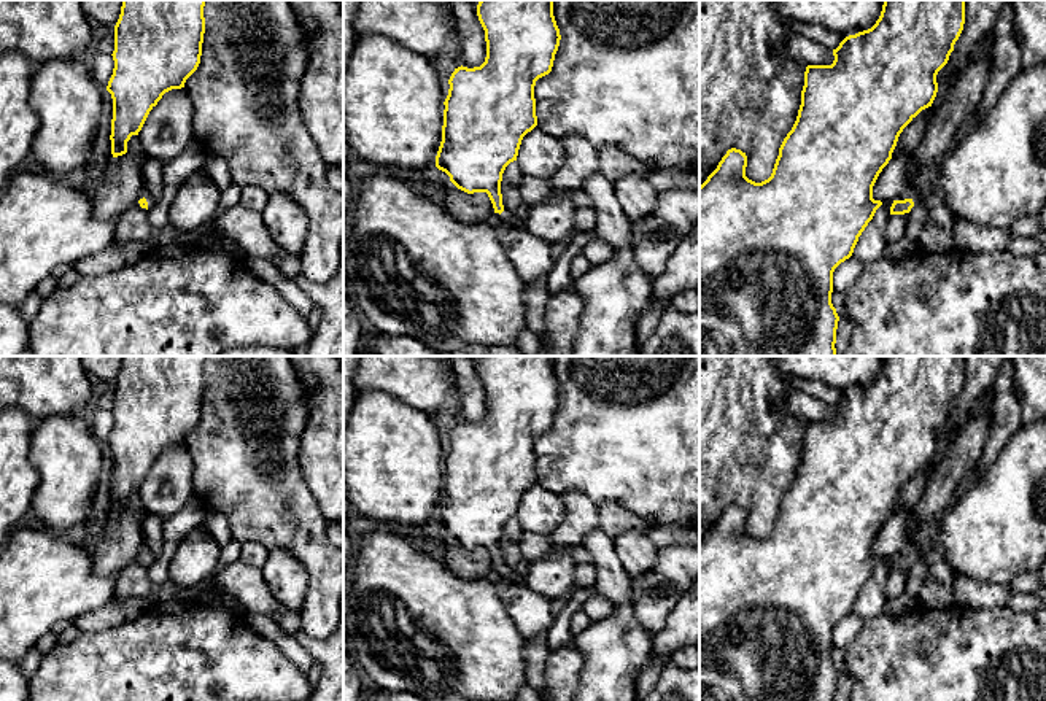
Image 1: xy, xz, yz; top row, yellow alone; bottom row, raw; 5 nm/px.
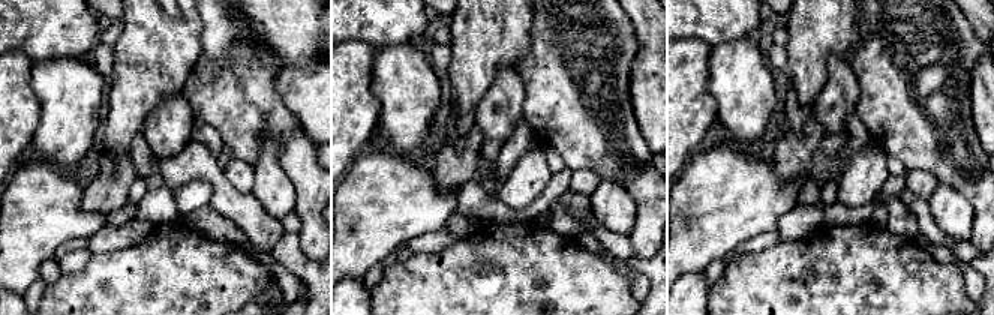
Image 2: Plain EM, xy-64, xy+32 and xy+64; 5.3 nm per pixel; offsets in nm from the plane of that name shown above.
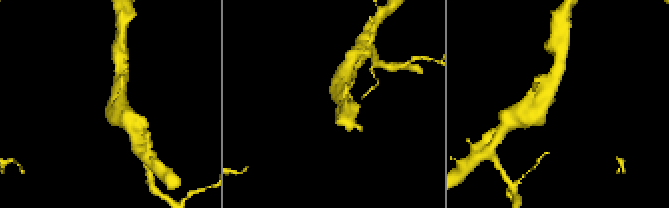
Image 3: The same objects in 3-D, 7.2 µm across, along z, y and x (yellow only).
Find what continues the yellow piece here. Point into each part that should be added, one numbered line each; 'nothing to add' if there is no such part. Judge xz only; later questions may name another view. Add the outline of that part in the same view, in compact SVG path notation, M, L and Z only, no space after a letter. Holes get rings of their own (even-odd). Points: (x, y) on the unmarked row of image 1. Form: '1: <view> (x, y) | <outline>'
1: xz (511, 574) | M502 567L502 577L507 579L510 583L523 585L525 577L521 577L513 567Z

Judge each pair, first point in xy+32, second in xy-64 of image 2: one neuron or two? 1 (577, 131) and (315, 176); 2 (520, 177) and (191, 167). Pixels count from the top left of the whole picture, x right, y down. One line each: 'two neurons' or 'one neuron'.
1: one neuron
2: two neurons

